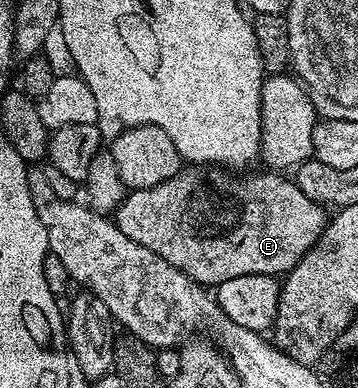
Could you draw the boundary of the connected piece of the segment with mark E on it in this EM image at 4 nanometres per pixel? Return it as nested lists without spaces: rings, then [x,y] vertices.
[[[186,167],[181,173],[175,175],[172,179],[168,179],[164,183],[160,183],[156,187],[148,189],[136,189],[127,192],[126,198],[118,204],[118,208],[112,214],[112,220],[115,227],[119,228],[124,235],[136,243],[140,243],[143,247],[148,247],[155,255],[160,255],[161,259],[170,263],[172,267],[178,268],[184,275],[198,282],[203,287],[220,287],[228,279],[236,279],[240,275],[256,275],[257,273],[268,273],[271,275],[285,275],[298,264],[298,260],[303,257],[309,249],[314,248],[318,244],[322,232],[326,230],[326,222],[328,213],[321,205],[317,205],[312,199],[308,199],[308,195],[304,195],[300,191],[300,187],[295,185],[289,176],[279,175],[274,171],[263,171],[259,177],[250,177],[247,181],[233,181],[221,168],[206,167]]]

